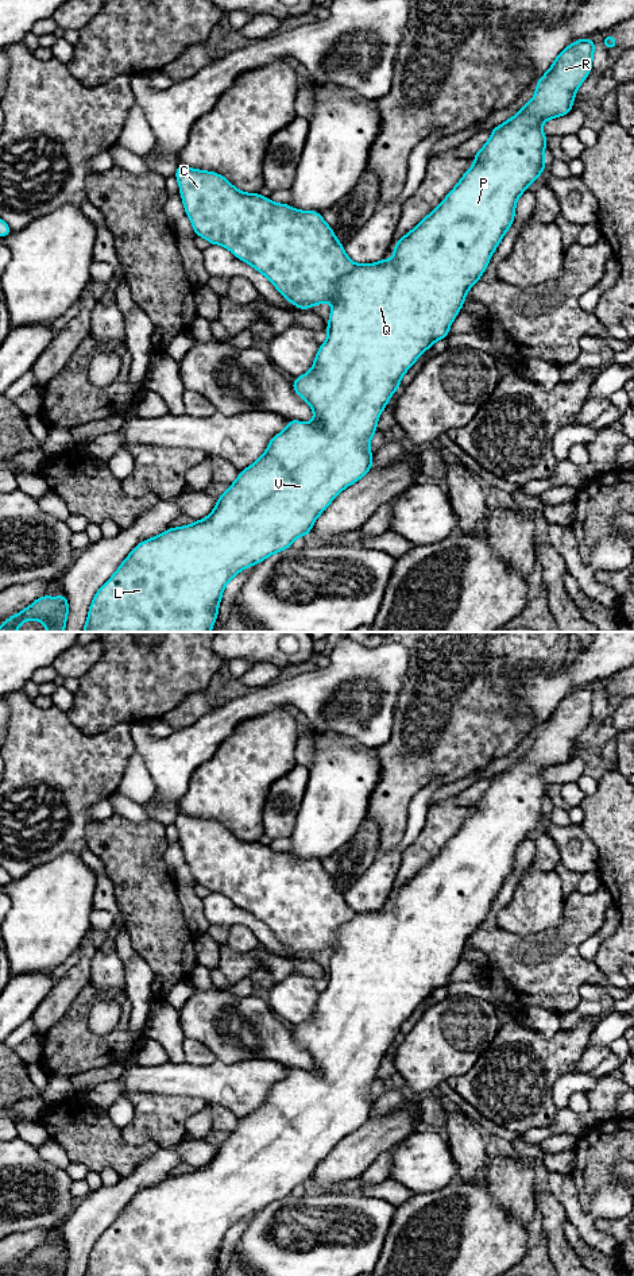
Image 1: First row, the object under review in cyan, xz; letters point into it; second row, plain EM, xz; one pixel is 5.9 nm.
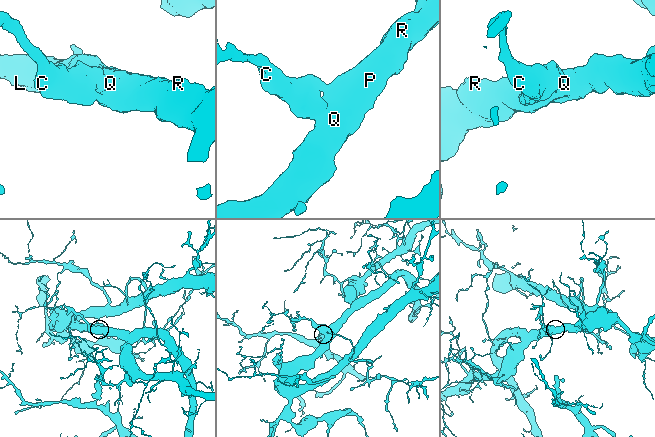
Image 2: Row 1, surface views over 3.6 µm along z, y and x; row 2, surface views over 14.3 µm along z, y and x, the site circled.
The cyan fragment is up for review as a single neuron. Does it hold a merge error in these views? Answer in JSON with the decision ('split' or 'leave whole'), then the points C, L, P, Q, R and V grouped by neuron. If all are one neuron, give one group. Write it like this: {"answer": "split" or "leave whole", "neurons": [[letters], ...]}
{"answer": "leave whole", "neurons": [["C", "L", "P", "Q", "R", "V"]]}

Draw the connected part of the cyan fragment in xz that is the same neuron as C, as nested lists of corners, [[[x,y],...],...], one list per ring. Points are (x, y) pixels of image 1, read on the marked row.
[[[577,39],[557,55],[553,65],[537,81],[534,97],[522,107],[514,117],[492,128],[488,142],[473,155],[473,166],[463,174],[459,184],[430,215],[425,216],[410,232],[394,244],[394,258],[391,261],[383,258],[372,265],[355,265],[347,257],[344,244],[337,240],[333,230],[325,223],[321,213],[316,211],[297,211],[289,204],[275,204],[268,197],[260,196],[259,193],[243,193],[219,173],[196,170],[183,166],[182,163],[178,165],[174,176],[179,182],[183,208],[194,228],[196,236],[205,238],[209,244],[221,244],[227,247],[235,257],[251,265],[268,278],[278,292],[298,309],[309,309],[326,301],[333,302],[330,317],[326,324],[328,339],[325,343],[320,344],[313,367],[305,375],[293,378],[291,381],[294,392],[310,405],[316,419],[313,423],[287,420],[286,429],[271,437],[266,452],[254,464],[239,471],[237,479],[229,485],[228,490],[224,491],[220,498],[217,498],[216,506],[208,517],[194,521],[190,525],[179,528],[171,527],[163,533],[136,544],[132,552],[121,562],[116,573],[94,594],[82,632],[210,632],[217,620],[219,604],[223,597],[224,586],[243,568],[256,566],[270,555],[291,547],[291,543],[297,537],[308,536],[316,519],[329,506],[336,496],[370,471],[374,462],[374,455],[370,451],[370,440],[378,431],[376,421],[382,410],[386,408],[393,393],[401,388],[401,377],[414,365],[418,356],[430,348],[434,342],[449,335],[449,327],[459,315],[468,289],[479,282],[480,275],[488,266],[492,252],[502,242],[506,231],[514,223],[518,197],[540,174],[544,173],[546,163],[542,153],[546,149],[548,136],[542,132],[541,124],[549,119],[564,116],[573,109],[572,101],[576,97],[576,90],[592,70],[595,42],[596,41],[592,39]]]

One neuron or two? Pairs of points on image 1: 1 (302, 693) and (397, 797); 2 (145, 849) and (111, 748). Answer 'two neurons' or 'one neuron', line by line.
1: two neurons
2: two neurons

